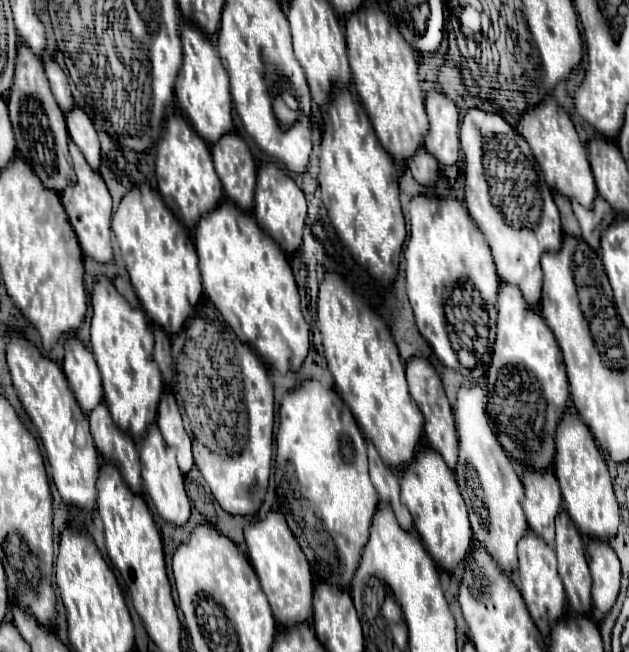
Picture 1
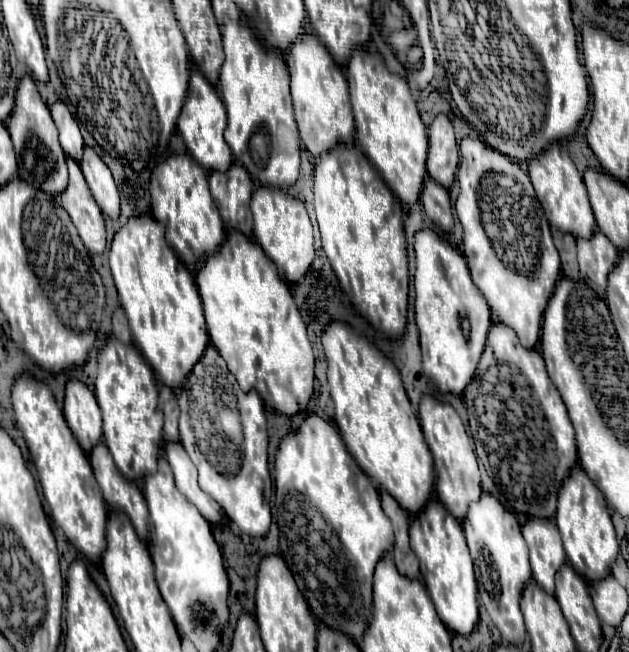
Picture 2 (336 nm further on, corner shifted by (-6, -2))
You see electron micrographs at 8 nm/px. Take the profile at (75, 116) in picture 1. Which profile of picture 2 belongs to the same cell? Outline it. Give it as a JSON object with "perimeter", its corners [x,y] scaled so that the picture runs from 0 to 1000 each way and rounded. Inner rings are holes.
{"perimeter":[[[134,225],[134,241],[127,247],[130,265],[137,271],[137,281],[162,321],[165,333],[188,336],[191,330],[191,296],[181,281],[181,271],[172,259],[172,253],[159,244],[159,238],[146,225]]]}

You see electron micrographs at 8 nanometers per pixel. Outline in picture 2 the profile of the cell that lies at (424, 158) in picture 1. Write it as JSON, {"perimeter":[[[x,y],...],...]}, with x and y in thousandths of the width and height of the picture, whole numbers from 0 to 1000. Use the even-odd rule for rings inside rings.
{"perimeter":[[[677,271],[674,284],[671,284],[668,305],[674,311],[677,330],[693,345],[700,345],[706,354],[715,354],[719,345],[722,345],[722,333],[719,333],[719,317],[715,317],[712,293],[700,281],[693,281],[687,271]]]}

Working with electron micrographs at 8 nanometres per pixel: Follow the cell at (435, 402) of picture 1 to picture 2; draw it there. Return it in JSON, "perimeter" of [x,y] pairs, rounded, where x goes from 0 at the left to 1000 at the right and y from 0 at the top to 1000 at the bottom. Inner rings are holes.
{"perimeter":[[[674,606],[668,615],[668,652],[674,661],[674,673],[690,701],[690,722],[693,722],[693,753],[700,768],[709,781],[728,796],[738,796],[744,775],[763,762],[763,722],[760,704],[754,695],[750,670],[741,664],[734,643],[728,640],[725,627],[712,618],[693,615],[687,606]]]}

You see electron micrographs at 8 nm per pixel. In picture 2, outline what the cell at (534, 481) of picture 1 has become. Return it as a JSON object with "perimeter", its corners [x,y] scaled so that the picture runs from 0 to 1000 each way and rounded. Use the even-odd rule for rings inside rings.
{"perimeter":[[[846,793],[830,808],[830,821],[843,842],[846,885],[865,906],[881,910],[884,876],[900,860],[897,839],[890,830],[890,814],[884,811],[884,802],[878,802],[874,796]]]}

